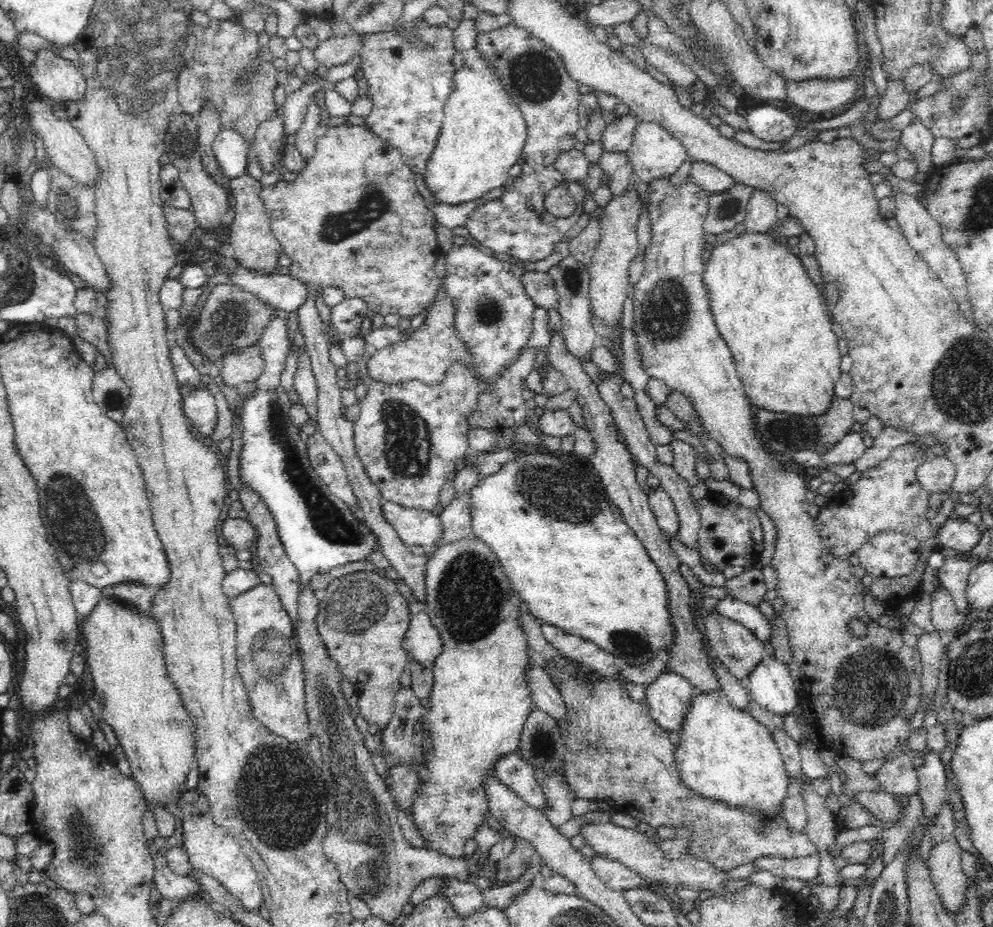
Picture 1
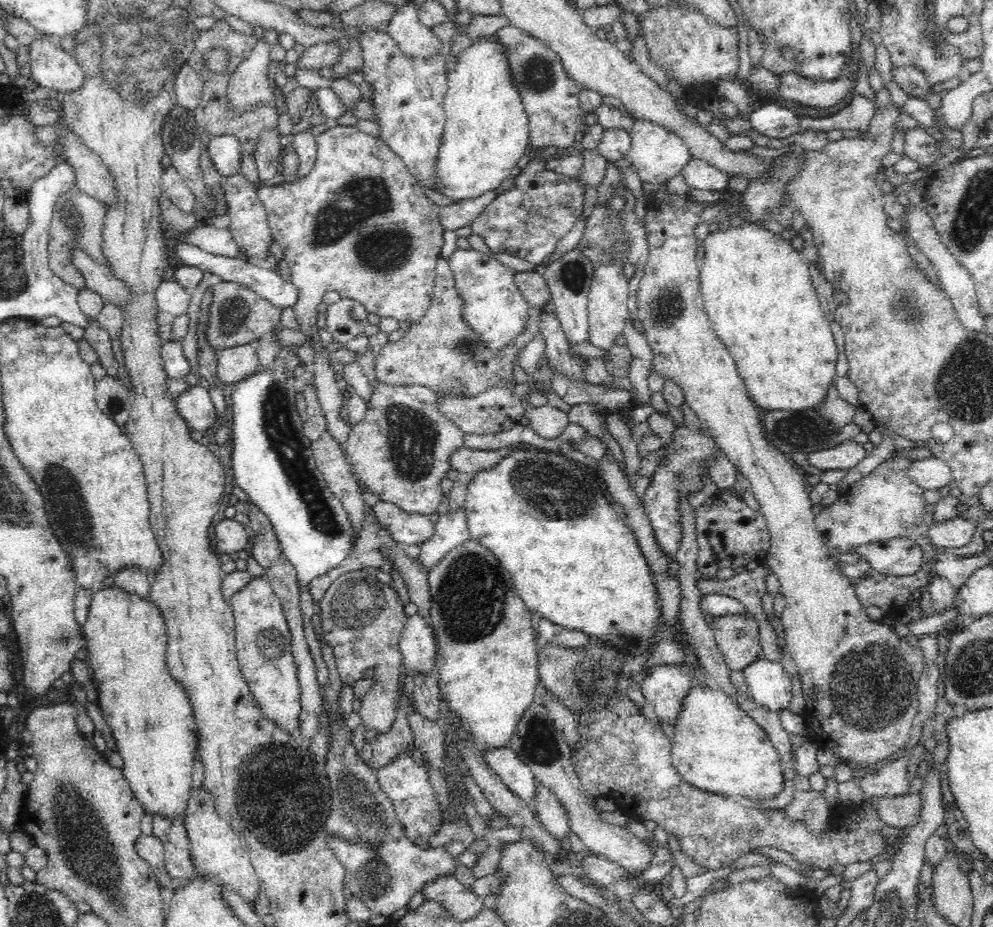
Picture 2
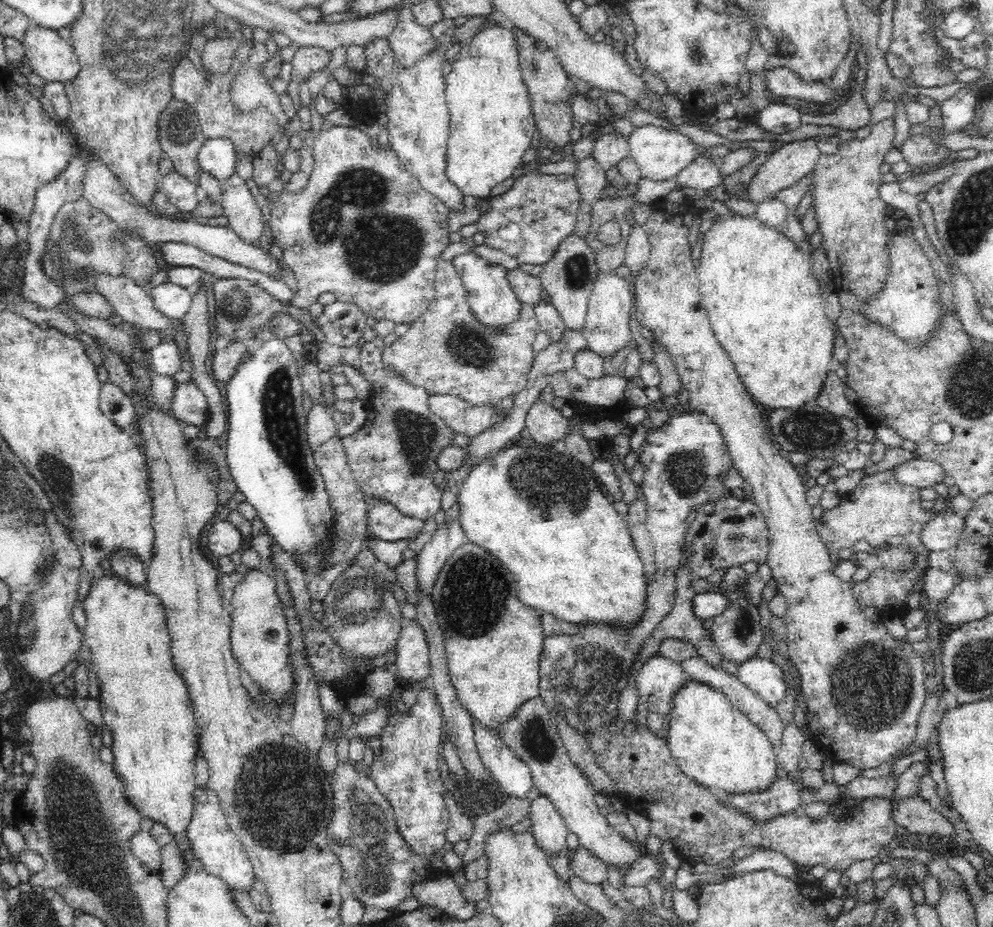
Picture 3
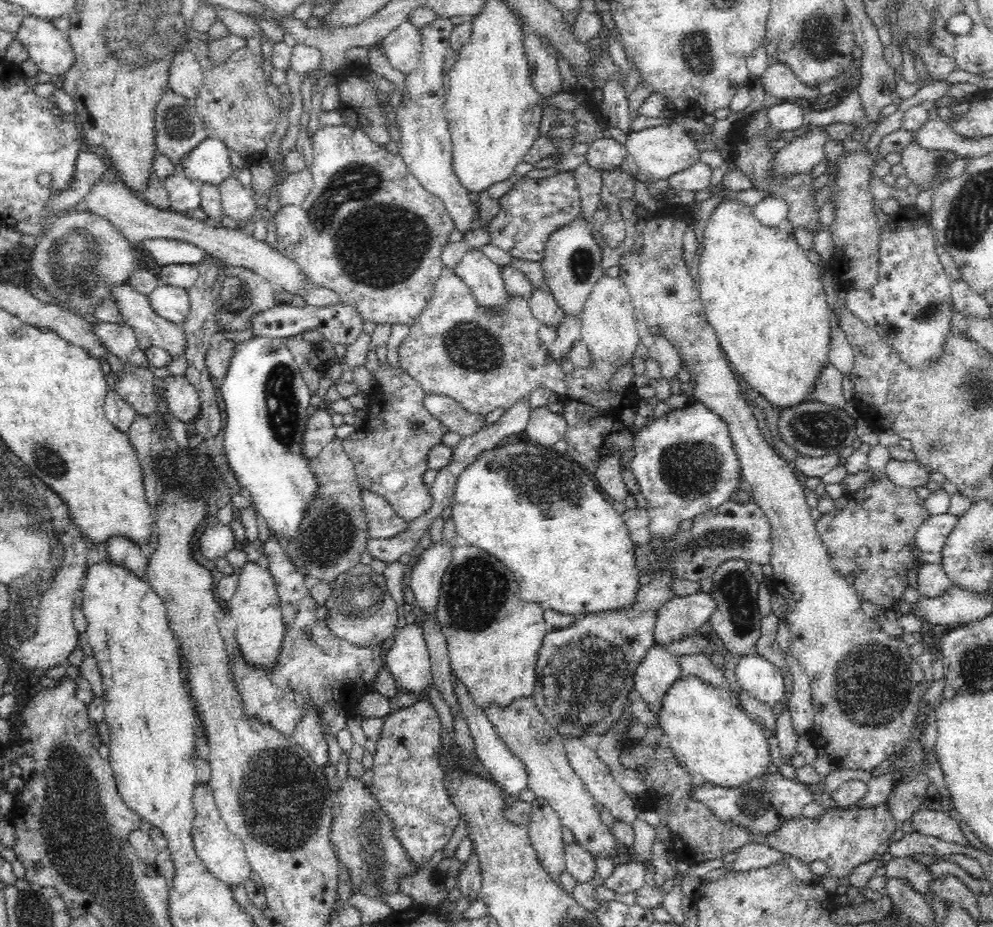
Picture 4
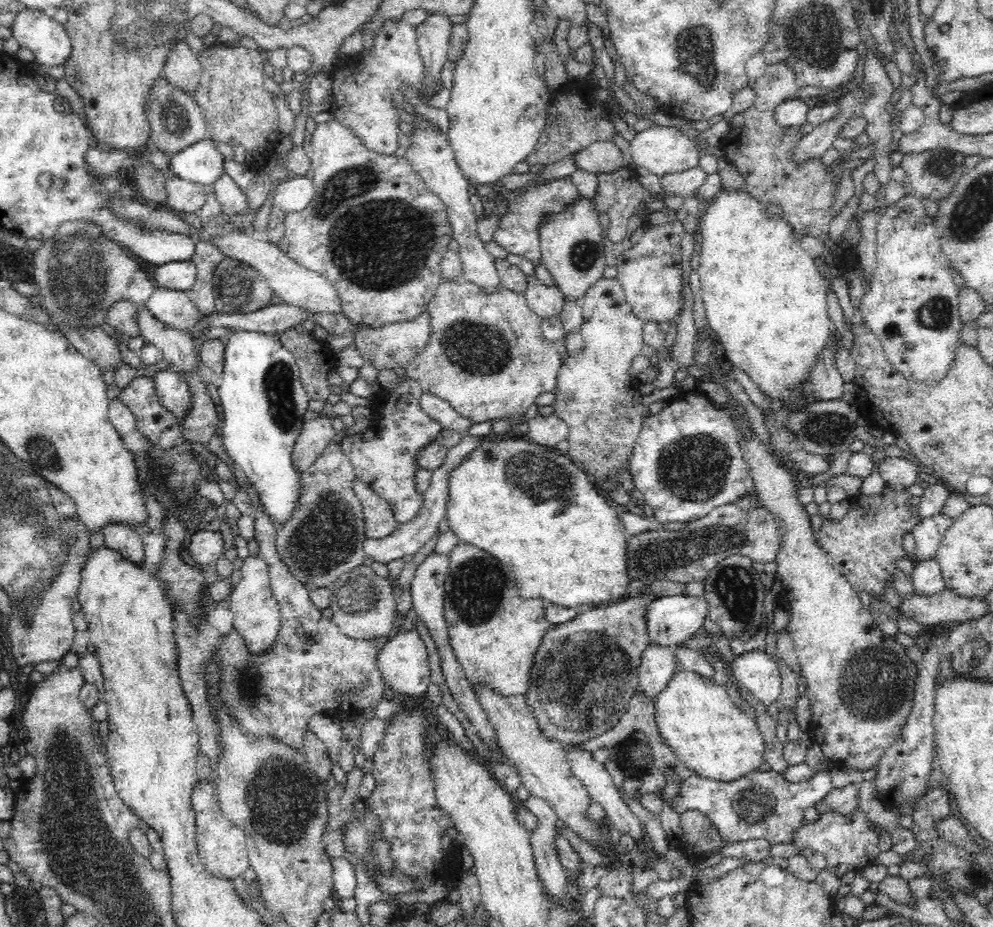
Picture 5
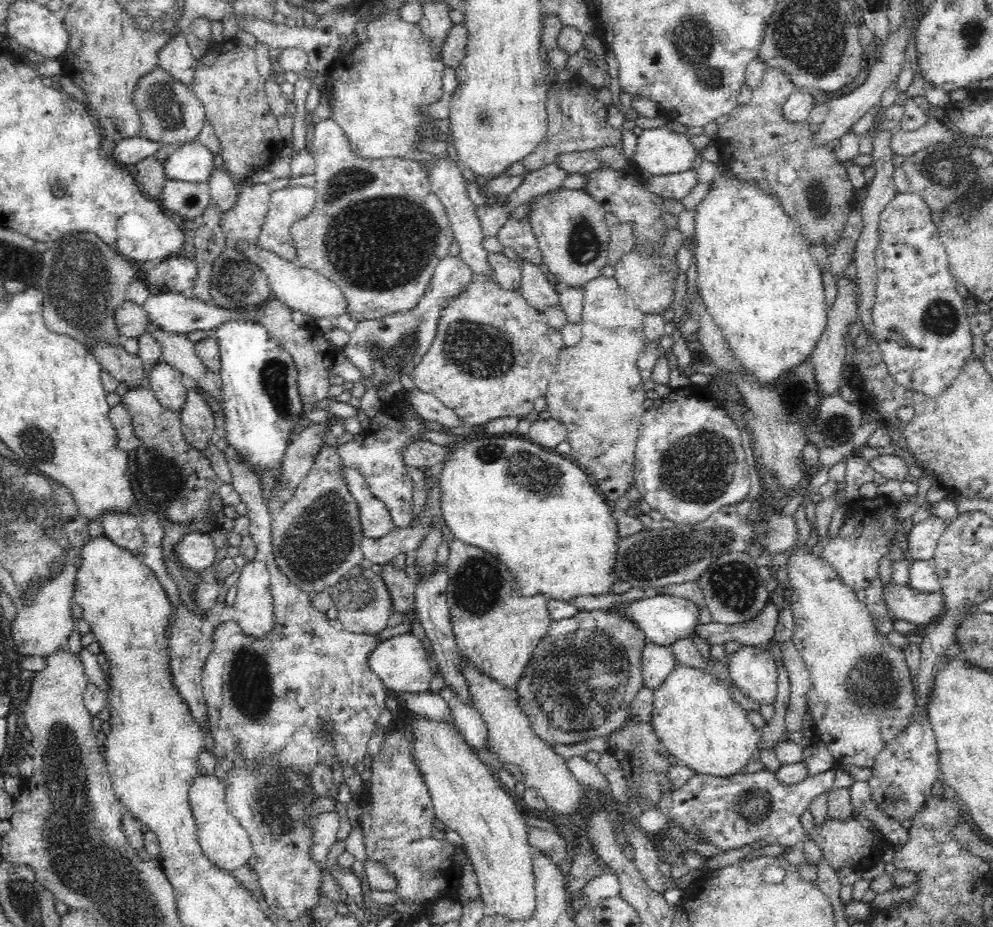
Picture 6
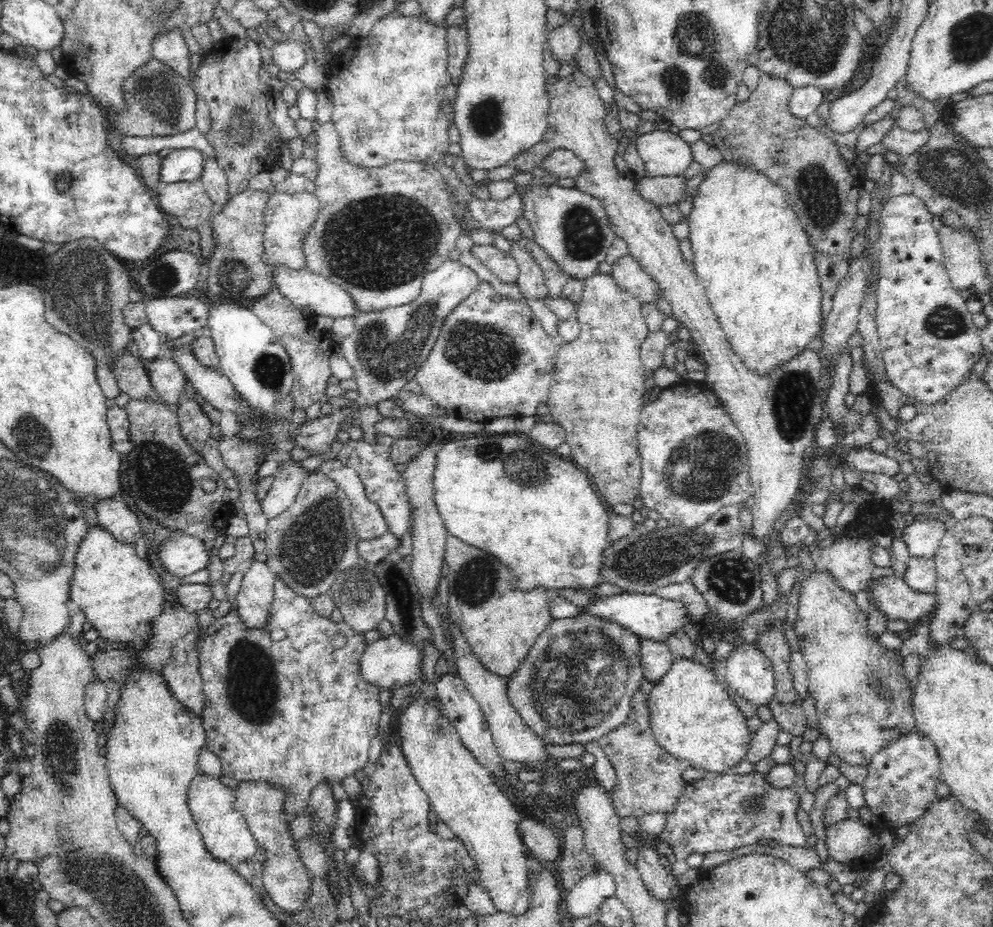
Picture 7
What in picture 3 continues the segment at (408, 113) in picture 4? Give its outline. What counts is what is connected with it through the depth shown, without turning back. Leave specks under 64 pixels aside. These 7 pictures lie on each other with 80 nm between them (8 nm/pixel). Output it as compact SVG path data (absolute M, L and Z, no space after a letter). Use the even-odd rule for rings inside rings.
M443 18L430 27L437 47L418 60L408 74L388 74L388 38L376 38L365 44L366 72L380 78L386 92L390 126L387 126L391 148L396 151L405 170L416 177L422 188L437 196L451 210L464 210L470 201L445 178L445 149L448 146L449 110L445 99L446 77L442 72L446 49L453 43L457 27L454 20Z

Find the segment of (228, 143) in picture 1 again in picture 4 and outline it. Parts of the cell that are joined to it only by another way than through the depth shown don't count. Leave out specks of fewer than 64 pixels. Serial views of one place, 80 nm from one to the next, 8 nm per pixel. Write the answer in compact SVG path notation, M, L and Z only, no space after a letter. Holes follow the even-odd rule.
M207 138L184 158L183 167L177 171L201 184L219 185L233 175L229 151L224 141Z

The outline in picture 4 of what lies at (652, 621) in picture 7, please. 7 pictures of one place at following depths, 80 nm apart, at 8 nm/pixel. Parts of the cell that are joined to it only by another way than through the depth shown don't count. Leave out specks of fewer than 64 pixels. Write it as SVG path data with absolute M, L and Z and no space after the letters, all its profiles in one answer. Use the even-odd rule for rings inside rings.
M706 592L677 596L660 610L654 640L658 645L668 645L699 632L716 607L714 597Z

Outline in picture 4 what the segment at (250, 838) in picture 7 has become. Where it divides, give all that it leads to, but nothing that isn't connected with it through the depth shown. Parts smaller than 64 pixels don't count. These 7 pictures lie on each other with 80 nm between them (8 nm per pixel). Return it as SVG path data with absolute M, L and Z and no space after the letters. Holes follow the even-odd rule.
M208 783L198 784L194 789L193 807L195 816L192 824L192 838L197 858L220 882L232 887L246 884L246 878L250 876L252 868L245 854L245 845L240 837L228 828L221 817L219 809L215 805L213 790Z

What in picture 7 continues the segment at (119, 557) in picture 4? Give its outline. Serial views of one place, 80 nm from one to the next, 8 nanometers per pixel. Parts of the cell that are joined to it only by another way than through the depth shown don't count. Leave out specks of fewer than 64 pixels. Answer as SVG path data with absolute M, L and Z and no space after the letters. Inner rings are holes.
M119 496L96 502L94 510L99 524L106 527L116 540L134 544L144 536L136 514L122 502Z

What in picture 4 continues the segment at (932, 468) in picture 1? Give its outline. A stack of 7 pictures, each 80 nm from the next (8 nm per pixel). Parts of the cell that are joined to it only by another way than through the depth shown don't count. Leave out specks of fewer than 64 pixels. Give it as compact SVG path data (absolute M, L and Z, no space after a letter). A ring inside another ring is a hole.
M890 459L886 463L884 475L892 481L892 484L916 488L916 486L925 486L931 480L928 476L930 474L928 469L932 470L930 465L918 461Z

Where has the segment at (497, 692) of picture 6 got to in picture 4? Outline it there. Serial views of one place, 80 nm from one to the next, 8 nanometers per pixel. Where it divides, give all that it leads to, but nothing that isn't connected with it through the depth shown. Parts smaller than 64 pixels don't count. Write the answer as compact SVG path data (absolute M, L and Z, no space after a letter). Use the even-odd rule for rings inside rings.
M532 697L516 699L506 708L497 708L492 704L490 710L484 712L493 724L495 733L508 745L512 754L524 763L528 775L527 788L535 796L548 801L561 823L573 832L576 842L598 859L616 856L620 852L619 842L600 822L599 810L594 805L595 798L569 763L563 736L551 728L535 700Z

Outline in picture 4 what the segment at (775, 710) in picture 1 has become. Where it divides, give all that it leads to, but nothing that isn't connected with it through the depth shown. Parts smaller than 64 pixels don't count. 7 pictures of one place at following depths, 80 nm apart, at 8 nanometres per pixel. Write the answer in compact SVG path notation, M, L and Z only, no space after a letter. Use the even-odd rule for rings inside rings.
M752 653L736 661L737 684L760 702L775 707L784 694L780 669L764 657Z

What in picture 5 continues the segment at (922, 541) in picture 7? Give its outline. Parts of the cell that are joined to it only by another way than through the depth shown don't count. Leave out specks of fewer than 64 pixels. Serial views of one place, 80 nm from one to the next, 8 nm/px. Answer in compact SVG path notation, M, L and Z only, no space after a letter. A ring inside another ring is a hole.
M942 514L922 519L911 532L911 538L915 540L916 544L914 561L934 559L944 533L953 522L950 517Z

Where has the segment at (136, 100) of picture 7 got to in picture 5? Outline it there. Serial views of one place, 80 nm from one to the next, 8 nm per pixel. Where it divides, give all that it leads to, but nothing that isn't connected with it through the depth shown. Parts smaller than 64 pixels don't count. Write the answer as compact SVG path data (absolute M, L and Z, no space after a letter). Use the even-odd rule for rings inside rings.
M162 74L155 80L155 86L151 88L147 96L147 119L149 122L149 140L153 147L164 151L170 156L183 151L188 146L199 143L207 134L206 119L196 103L194 97L178 87L172 86L168 79Z

